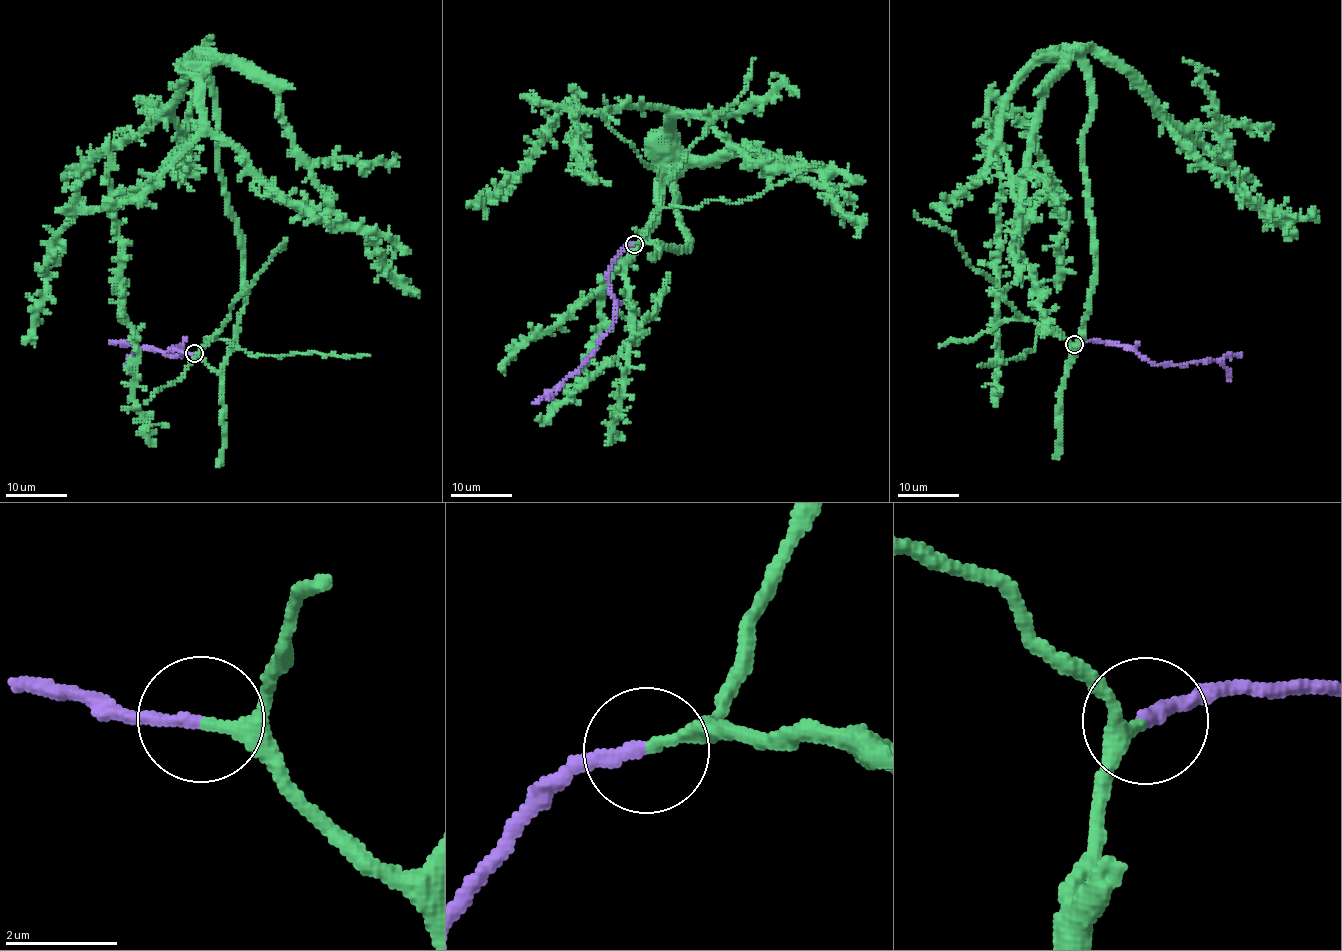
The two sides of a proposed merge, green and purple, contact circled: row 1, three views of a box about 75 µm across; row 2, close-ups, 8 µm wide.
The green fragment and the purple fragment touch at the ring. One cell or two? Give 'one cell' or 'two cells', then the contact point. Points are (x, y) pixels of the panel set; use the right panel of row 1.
one cell; place (1074, 344)

